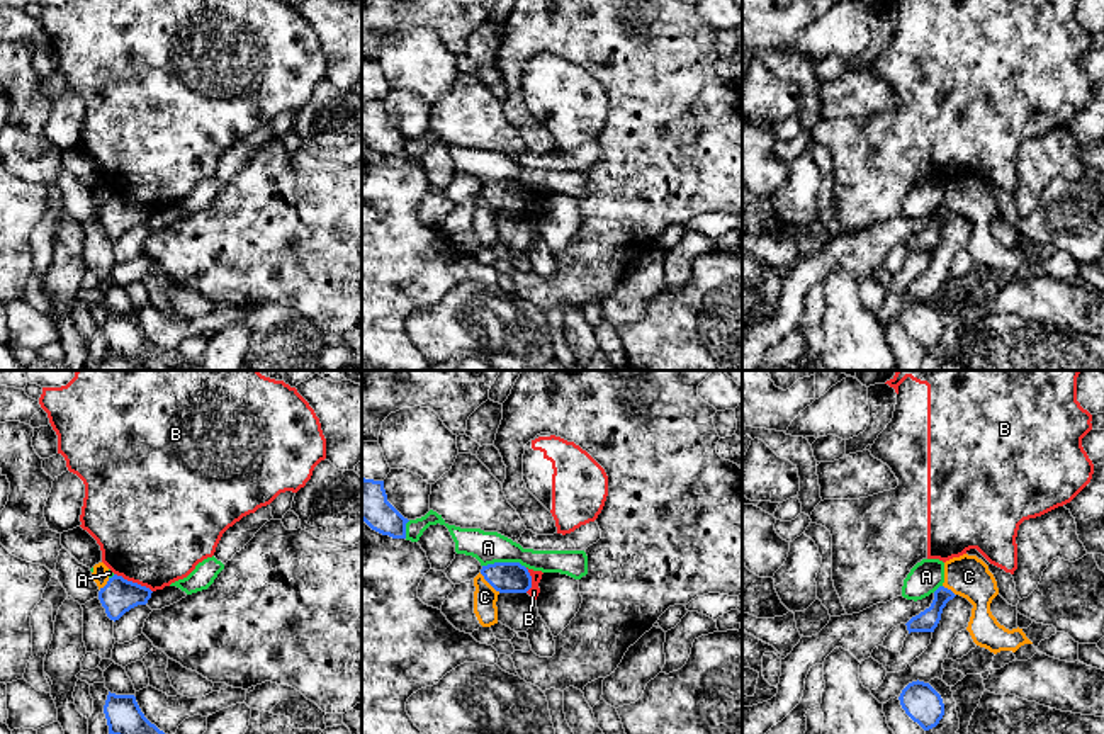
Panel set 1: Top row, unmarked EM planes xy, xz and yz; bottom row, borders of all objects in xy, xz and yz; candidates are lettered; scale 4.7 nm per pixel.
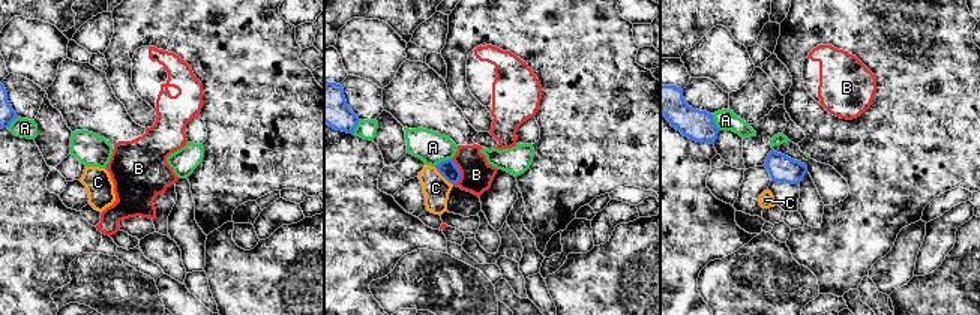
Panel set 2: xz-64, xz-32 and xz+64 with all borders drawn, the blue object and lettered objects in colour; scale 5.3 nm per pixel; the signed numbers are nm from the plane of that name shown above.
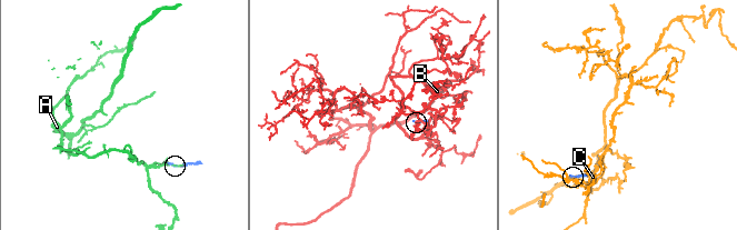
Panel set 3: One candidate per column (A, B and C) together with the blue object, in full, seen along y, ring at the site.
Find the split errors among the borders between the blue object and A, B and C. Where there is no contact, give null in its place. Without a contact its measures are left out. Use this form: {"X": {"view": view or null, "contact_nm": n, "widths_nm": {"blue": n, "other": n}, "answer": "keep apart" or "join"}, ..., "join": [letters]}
{"A": {"view": "xz", "contact_nm": 200, "widths_nm": {"blue": 140, "other": 160}, "answer": "keep apart"}, "B": {"view": "xy", "contact_nm": 200, "widths_nm": {"blue": 160, "other": 500}, "answer": "keep apart"}, "C": {"view": "xz", "contact_nm": 140, "widths_nm": {"blue": 140, "other": 110}, "answer": "keep apart"}, "join": []}

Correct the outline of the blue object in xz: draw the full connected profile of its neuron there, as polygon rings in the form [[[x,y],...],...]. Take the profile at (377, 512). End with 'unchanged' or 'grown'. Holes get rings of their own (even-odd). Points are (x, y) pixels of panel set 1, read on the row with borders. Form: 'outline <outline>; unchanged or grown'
outline [[[362,477],[362,520],[382,535],[406,539],[409,520],[387,501],[384,481]]]; unchanged

